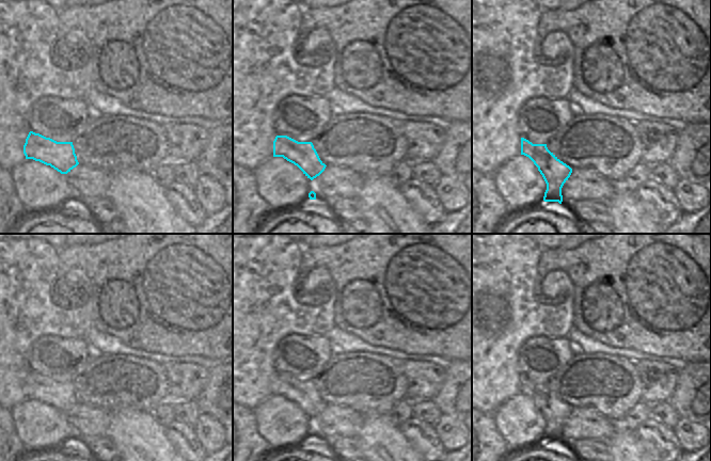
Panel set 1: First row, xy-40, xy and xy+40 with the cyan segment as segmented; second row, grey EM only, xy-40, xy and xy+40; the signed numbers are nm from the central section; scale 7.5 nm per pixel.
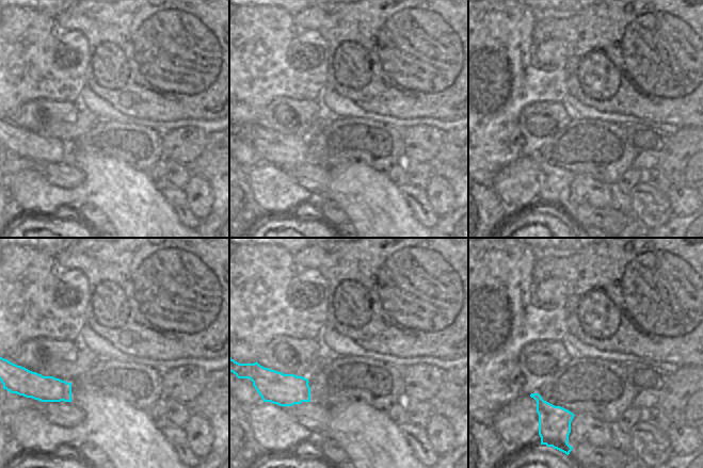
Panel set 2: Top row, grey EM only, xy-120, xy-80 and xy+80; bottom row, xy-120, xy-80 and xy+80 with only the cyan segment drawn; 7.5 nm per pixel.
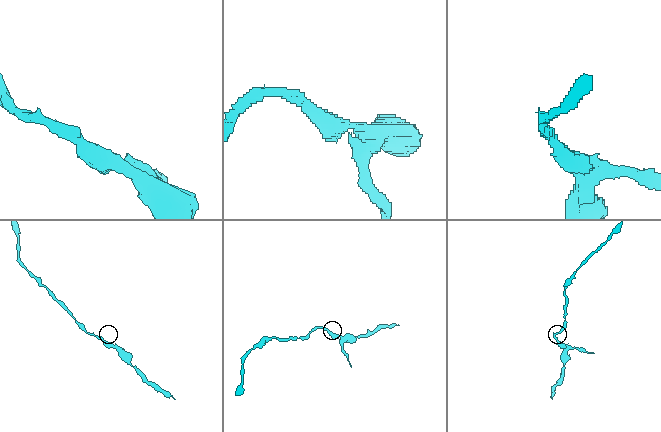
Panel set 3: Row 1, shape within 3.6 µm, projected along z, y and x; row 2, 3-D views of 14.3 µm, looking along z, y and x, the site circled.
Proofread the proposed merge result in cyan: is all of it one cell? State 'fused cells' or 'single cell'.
single cell

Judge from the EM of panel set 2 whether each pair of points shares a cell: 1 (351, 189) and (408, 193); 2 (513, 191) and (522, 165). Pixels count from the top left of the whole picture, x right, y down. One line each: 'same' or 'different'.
1: different
2: same

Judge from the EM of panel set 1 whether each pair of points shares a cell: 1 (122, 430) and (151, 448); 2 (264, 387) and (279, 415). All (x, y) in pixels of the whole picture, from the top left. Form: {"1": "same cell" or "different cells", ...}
{"1": "same cell", "2": "different cells"}

